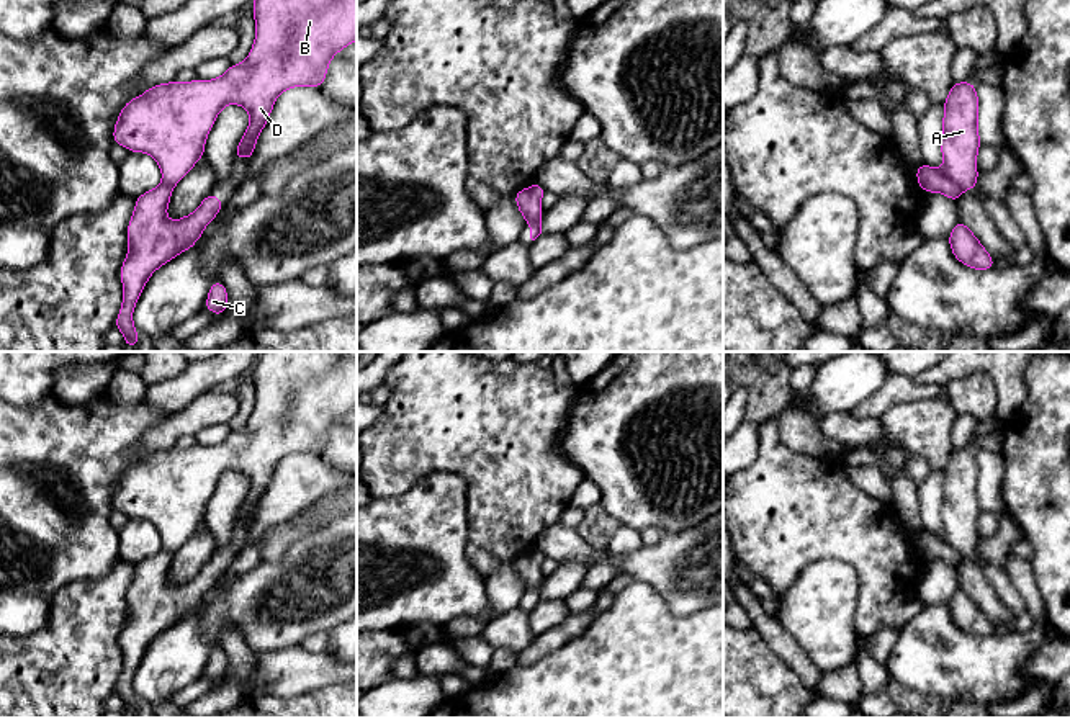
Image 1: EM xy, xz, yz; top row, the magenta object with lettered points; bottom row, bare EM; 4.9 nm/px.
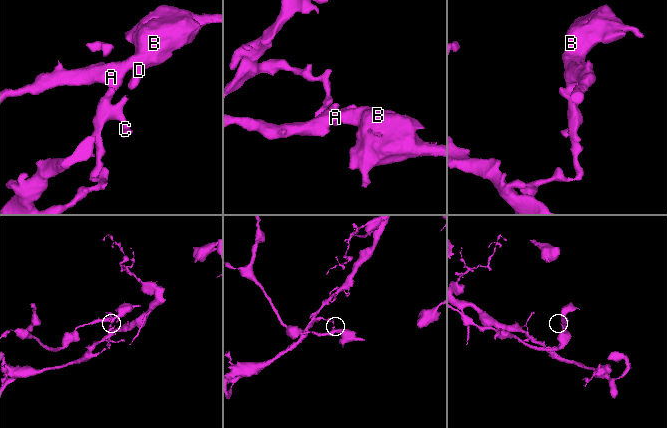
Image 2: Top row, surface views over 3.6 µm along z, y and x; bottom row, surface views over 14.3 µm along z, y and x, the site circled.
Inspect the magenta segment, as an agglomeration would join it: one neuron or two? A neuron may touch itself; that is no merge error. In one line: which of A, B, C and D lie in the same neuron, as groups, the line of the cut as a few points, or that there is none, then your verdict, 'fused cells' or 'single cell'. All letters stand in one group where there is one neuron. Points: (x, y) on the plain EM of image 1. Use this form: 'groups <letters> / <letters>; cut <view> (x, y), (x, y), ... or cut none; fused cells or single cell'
groups A B D / C; cut yz (941, 537), (962, 556); fused cells

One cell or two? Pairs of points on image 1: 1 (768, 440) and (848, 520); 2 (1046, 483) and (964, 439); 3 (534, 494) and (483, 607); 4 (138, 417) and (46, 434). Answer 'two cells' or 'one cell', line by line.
1: one cell
2: two cells
3: two cells
4: one cell

